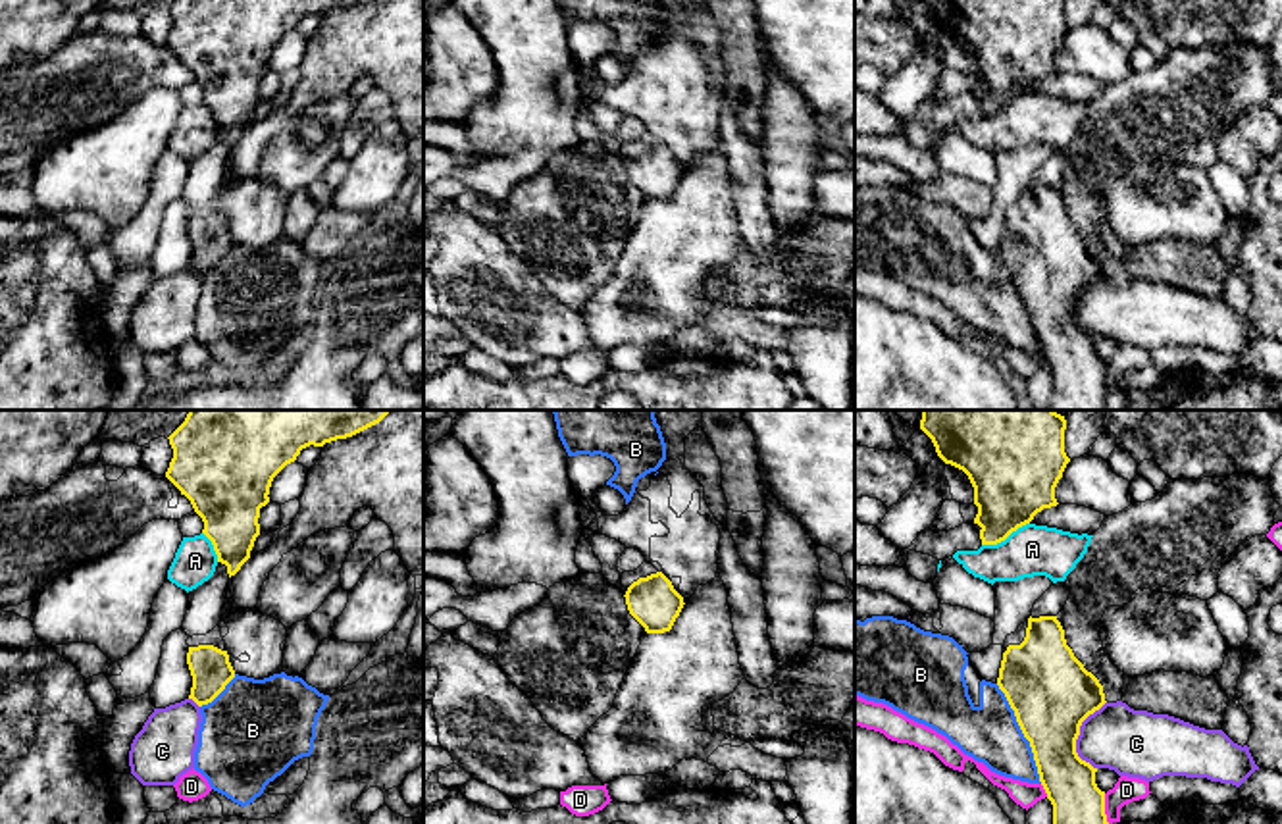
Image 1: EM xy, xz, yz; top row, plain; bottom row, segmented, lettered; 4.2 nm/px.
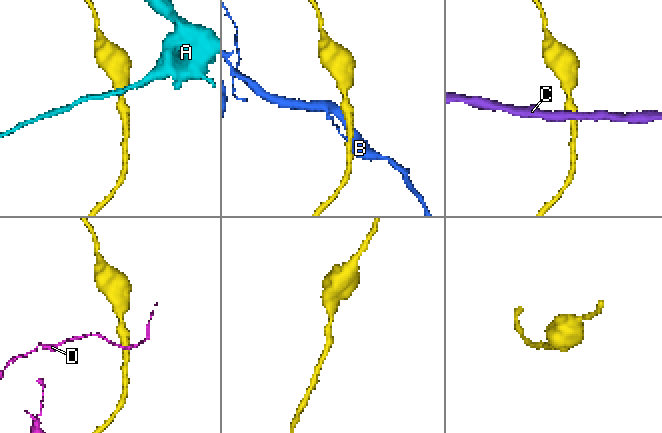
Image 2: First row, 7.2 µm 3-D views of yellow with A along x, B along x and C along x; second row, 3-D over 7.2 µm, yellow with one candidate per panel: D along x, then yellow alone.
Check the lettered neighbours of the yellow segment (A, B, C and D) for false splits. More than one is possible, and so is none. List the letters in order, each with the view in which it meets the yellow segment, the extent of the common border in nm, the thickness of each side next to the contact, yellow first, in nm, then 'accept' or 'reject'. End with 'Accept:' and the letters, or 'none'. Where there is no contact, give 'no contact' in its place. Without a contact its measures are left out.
A: yz | 220 nm | 340/220 nm | reject
B: yz | 460 nm | 360/240 nm | reject
C: yz | 300 nm | 360/280 nm | reject
D: yz | 130 nm | 240/110 nm | reject
Accept: none

